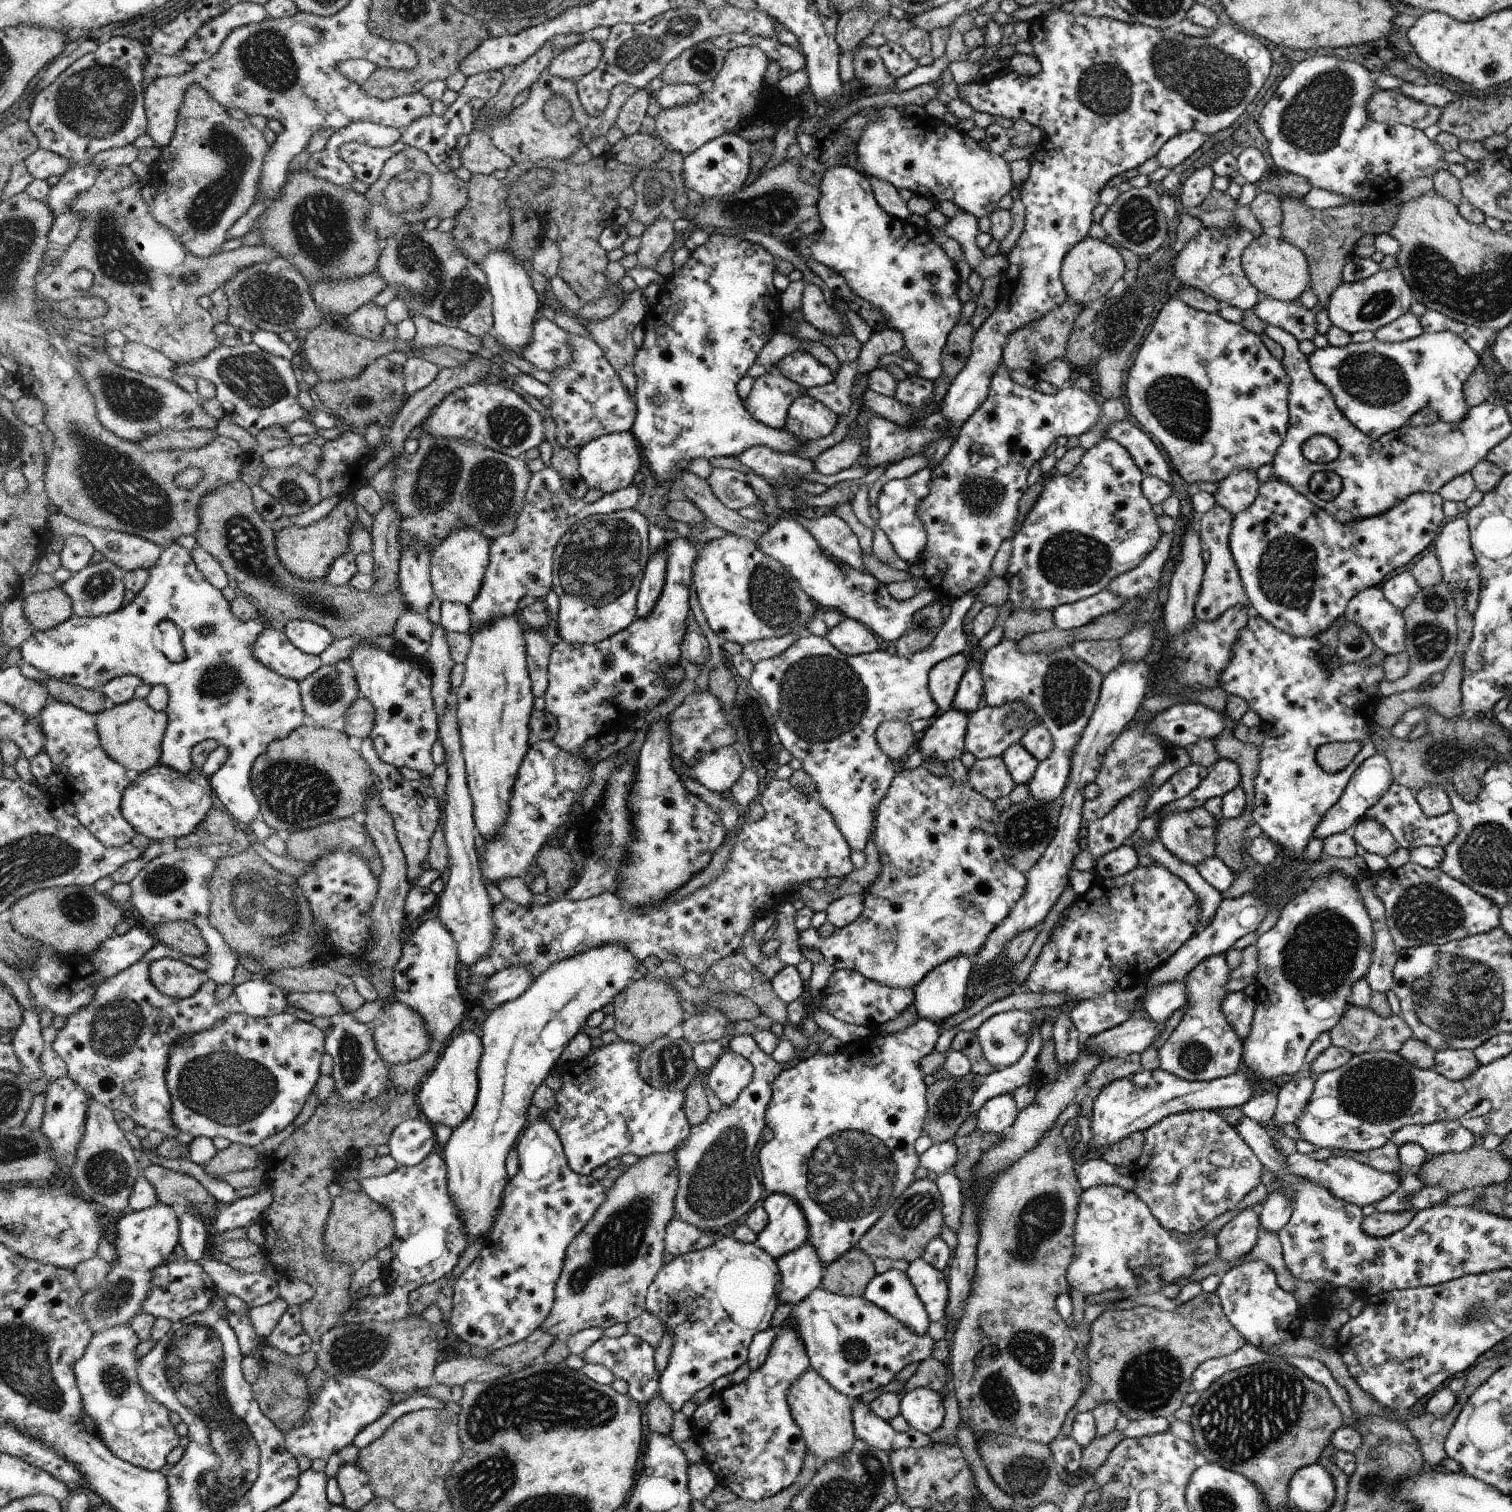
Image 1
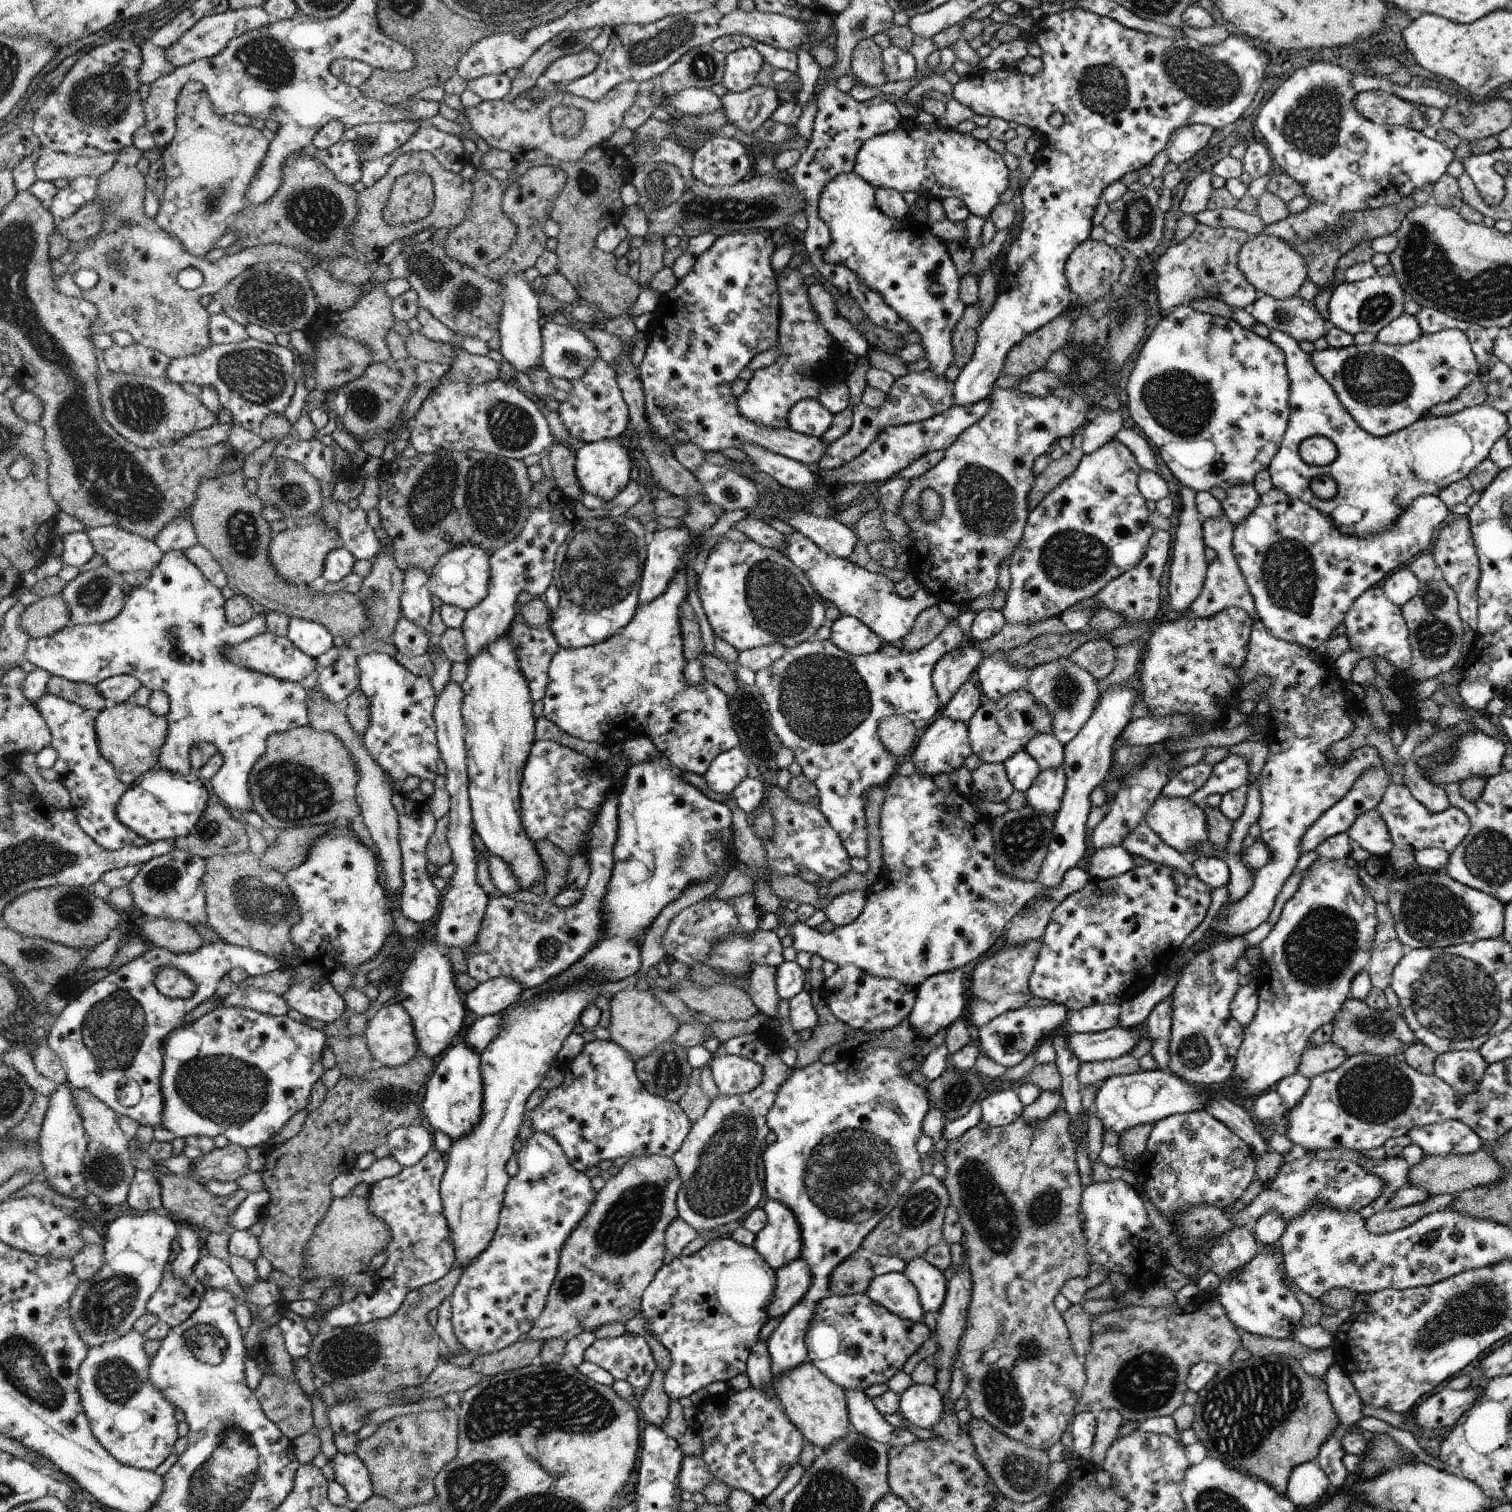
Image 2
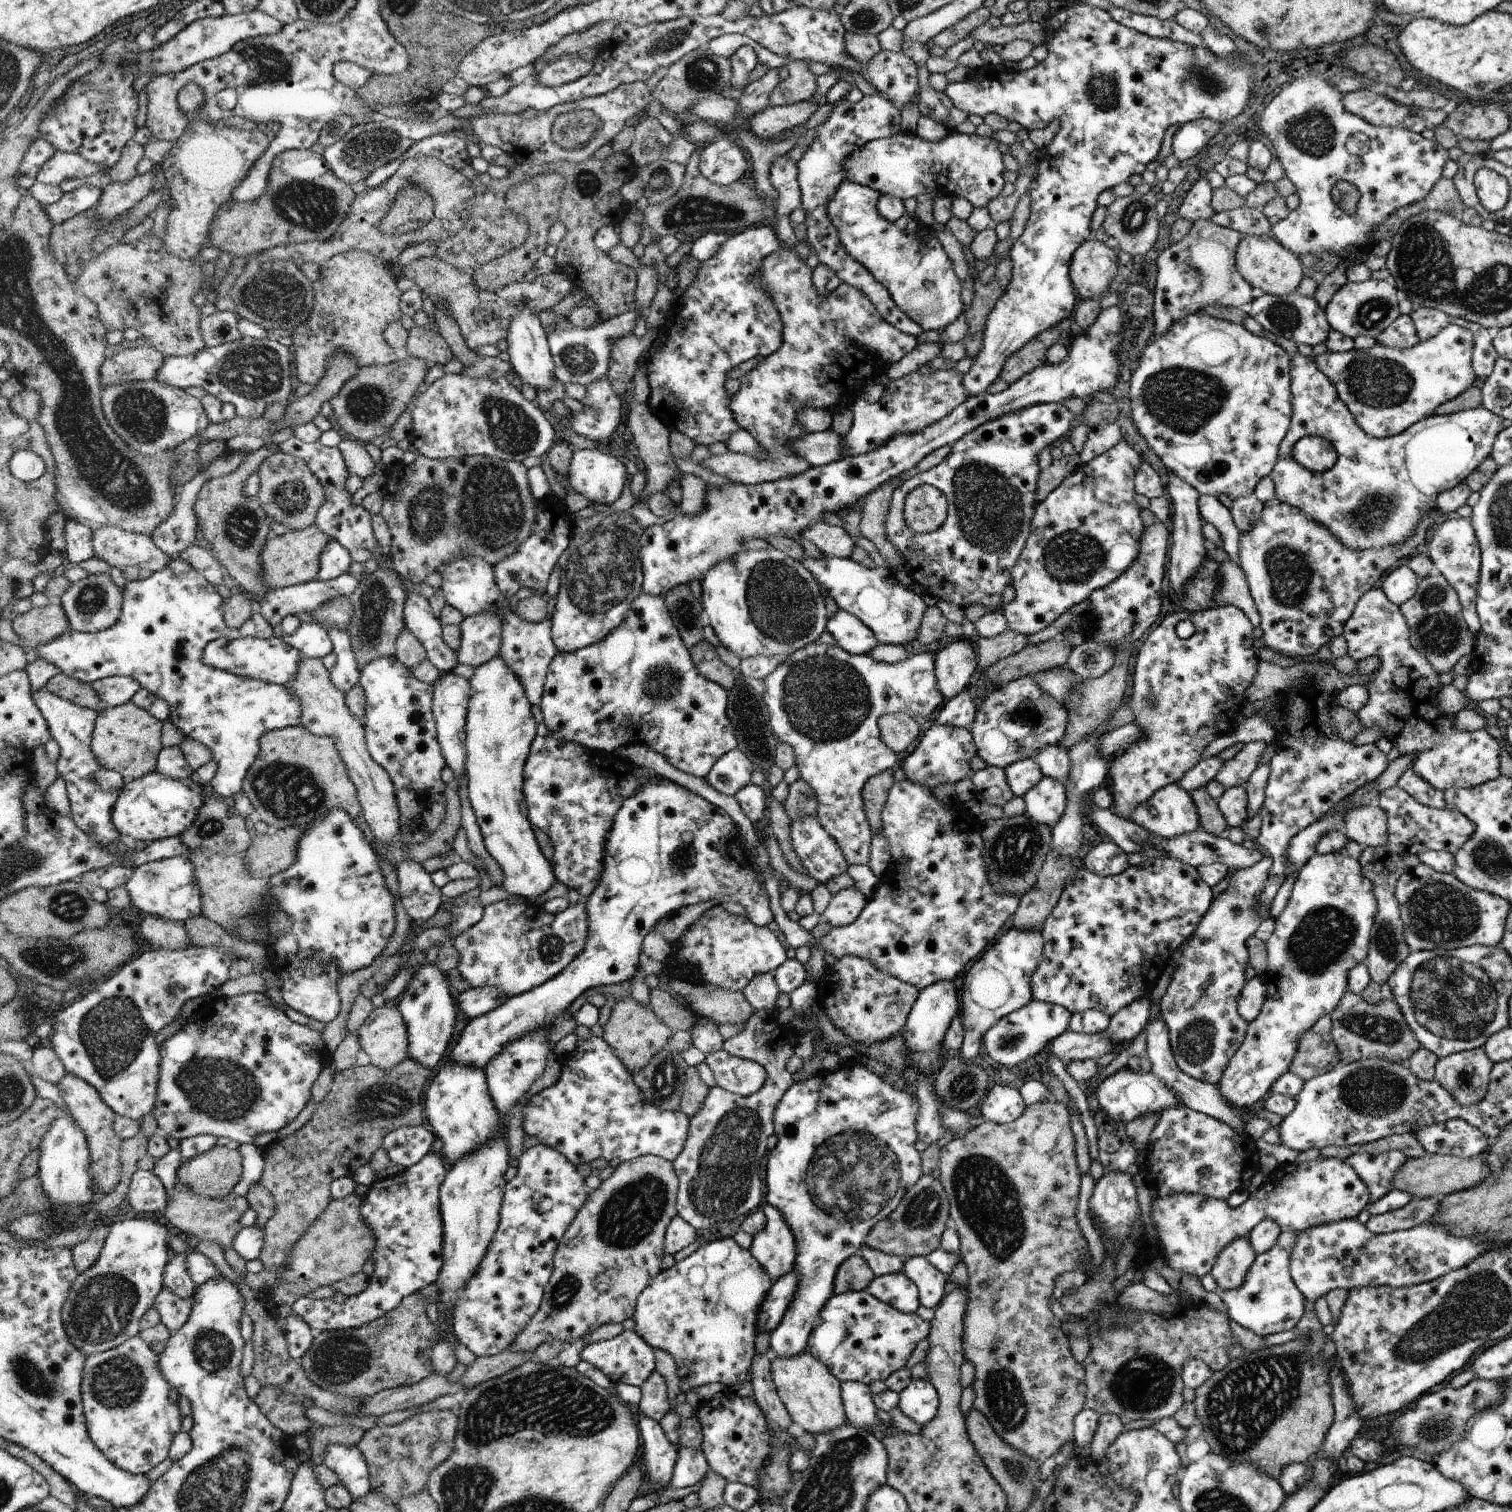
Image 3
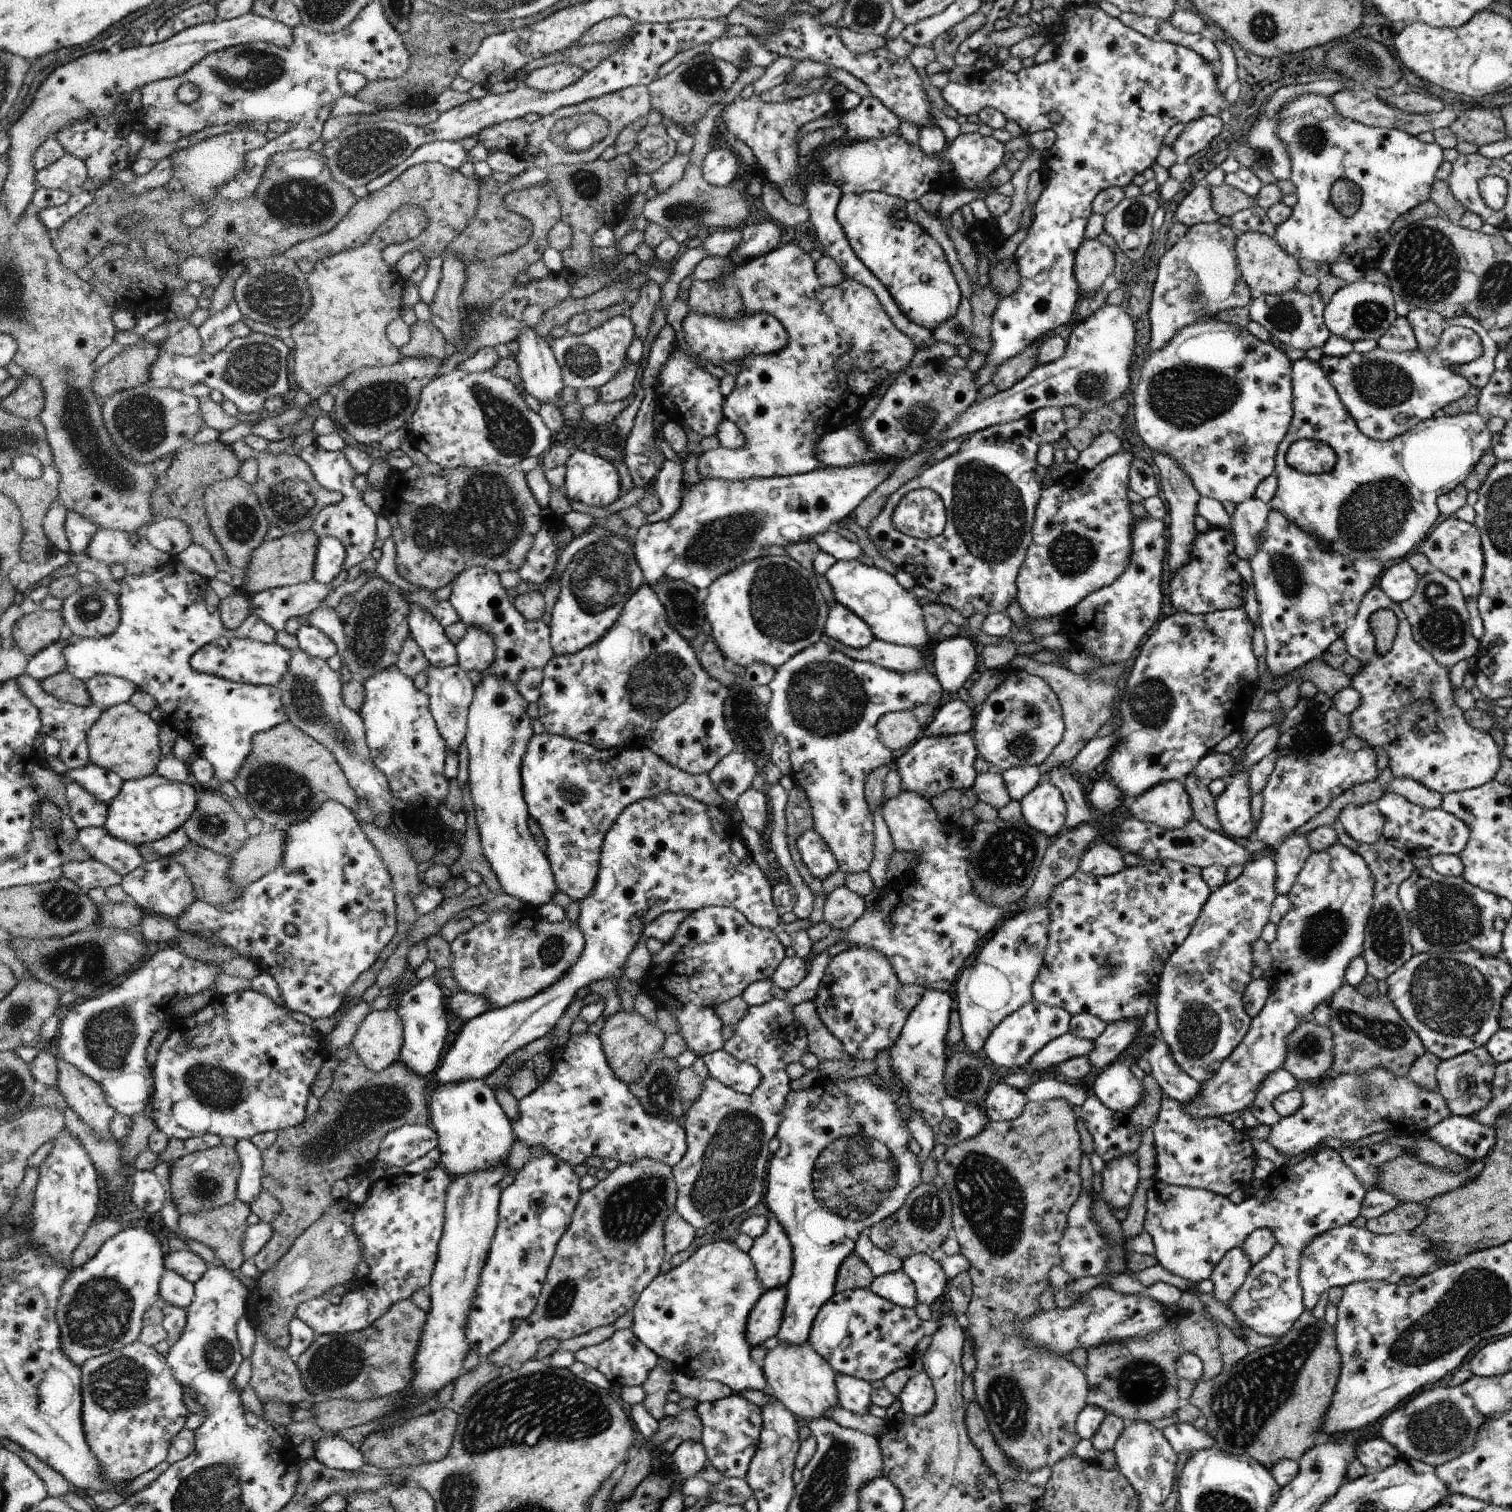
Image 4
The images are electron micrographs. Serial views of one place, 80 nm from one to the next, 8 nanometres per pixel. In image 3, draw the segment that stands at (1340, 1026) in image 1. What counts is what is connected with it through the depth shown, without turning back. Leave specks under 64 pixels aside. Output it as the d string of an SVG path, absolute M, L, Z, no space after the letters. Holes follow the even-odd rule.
M1348 989L1330 1016L1332 1021L1330 1039L1337 1046L1342 1064L1368 1058L1407 1064L1412 1054L1421 1047L1396 1001L1392 999L1382 999L1378 1004L1368 1004L1361 995Z

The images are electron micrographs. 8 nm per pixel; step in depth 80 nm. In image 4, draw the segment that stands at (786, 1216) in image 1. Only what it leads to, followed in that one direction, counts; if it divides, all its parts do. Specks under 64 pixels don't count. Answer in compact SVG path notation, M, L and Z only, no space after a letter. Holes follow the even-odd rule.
M768 1214L768 1227L767 1232L763 1236L754 1238L754 1245L749 1251L752 1261L755 1262L756 1272L759 1273L760 1282L764 1286L764 1291L780 1286L787 1286L788 1280L794 1274L794 1260L795 1254L792 1249L791 1238L788 1237L787 1230L778 1221L774 1214Z

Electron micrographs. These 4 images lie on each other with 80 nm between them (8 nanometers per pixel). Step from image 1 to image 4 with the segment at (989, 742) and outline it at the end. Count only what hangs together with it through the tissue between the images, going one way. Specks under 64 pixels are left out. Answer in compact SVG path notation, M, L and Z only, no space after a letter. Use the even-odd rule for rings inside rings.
M1016 666L1006 669L1007 679L990 692L990 696L975 713L972 734L978 755L998 766L1002 772L1018 766L1039 766L1059 747L1065 732L1064 716L1059 696L1038 676Z

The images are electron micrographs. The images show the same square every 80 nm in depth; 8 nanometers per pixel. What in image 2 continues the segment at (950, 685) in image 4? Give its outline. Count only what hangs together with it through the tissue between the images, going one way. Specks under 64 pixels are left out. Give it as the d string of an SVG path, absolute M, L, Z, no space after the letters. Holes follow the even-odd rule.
M959 646L947 652L938 663L935 664L934 685L939 694L942 707L955 696L968 681L976 666L980 664L981 650L972 646Z

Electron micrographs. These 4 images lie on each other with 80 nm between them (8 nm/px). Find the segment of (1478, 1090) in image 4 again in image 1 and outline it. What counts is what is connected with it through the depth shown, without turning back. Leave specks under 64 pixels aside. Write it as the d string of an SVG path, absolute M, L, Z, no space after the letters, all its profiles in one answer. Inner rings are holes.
M1446 1049L1435 1054L1435 1071L1451 1081L1462 1082L1480 1065L1474 1051L1470 1049Z

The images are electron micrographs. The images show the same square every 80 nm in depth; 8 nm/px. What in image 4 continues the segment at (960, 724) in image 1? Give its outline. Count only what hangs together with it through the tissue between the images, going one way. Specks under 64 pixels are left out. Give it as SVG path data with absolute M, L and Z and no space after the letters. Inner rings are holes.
M968 732L963 734L942 734L942 736L925 736L919 739L906 754L897 759L893 768L902 779L903 788L908 792L922 793L931 800L949 789L968 789L975 784L978 773L975 761L978 759L978 746L975 738Z

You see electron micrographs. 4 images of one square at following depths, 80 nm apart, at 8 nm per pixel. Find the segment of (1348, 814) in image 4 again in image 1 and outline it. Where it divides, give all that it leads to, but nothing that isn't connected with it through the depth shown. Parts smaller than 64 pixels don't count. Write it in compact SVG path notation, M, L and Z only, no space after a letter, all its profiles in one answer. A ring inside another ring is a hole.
M1374 819L1358 821L1353 839L1357 842L1361 851L1378 854L1382 858L1394 854L1400 848L1392 833Z

